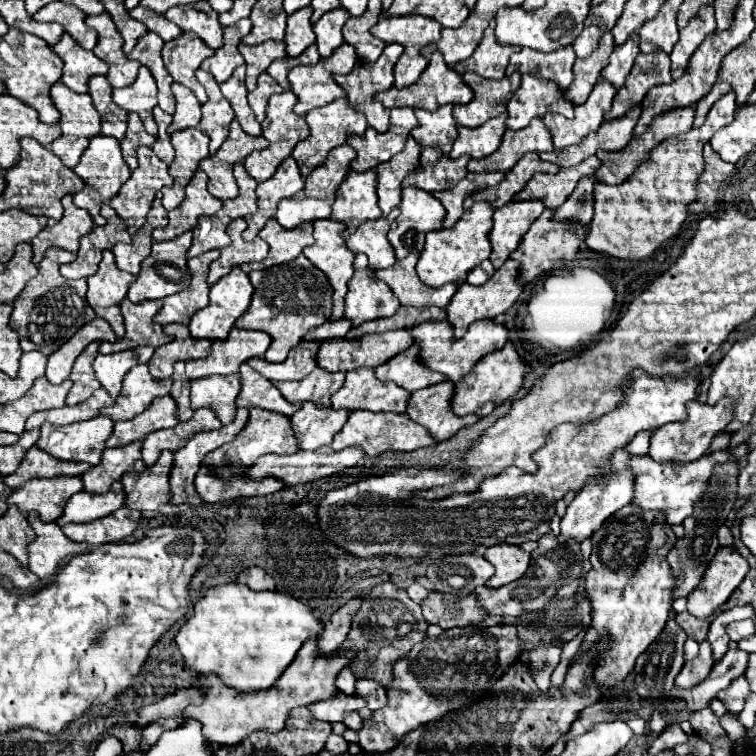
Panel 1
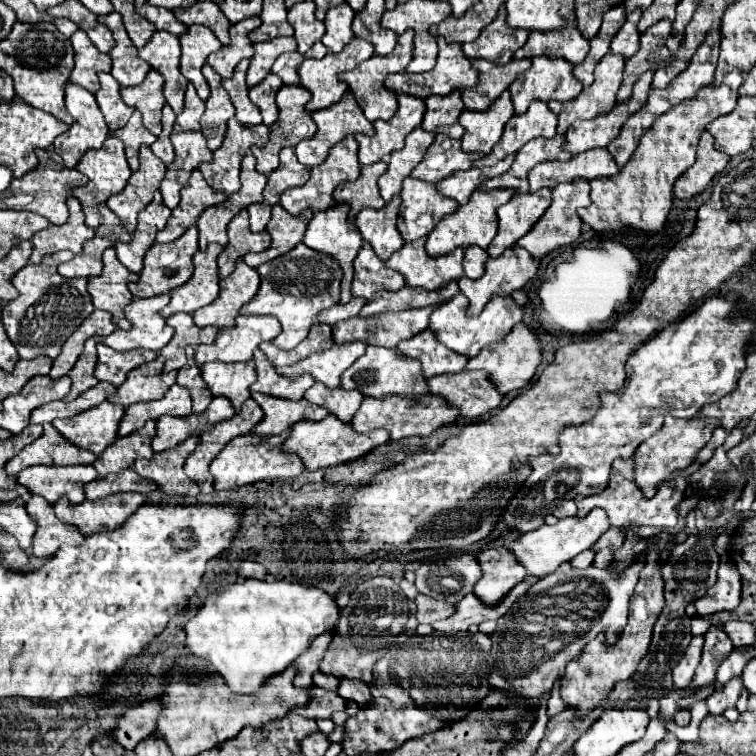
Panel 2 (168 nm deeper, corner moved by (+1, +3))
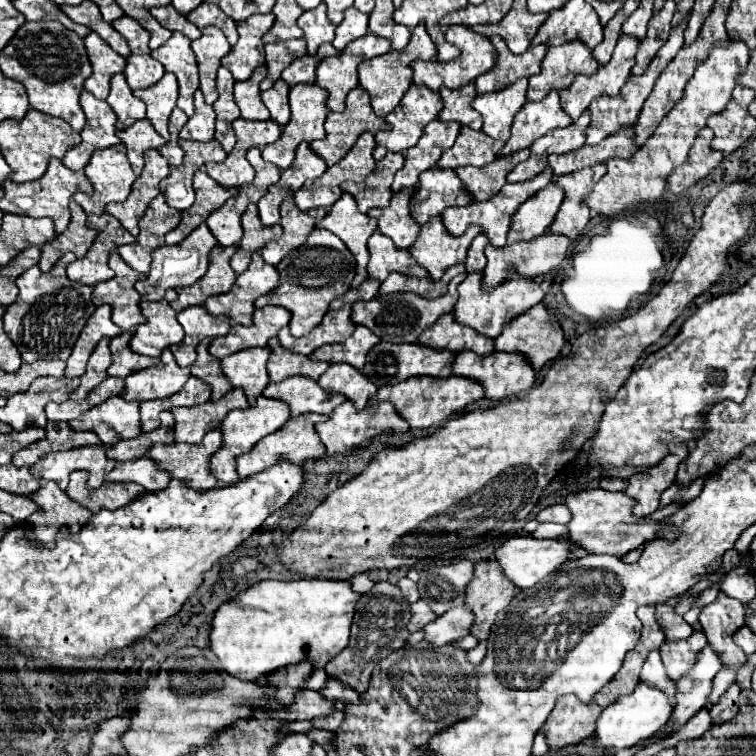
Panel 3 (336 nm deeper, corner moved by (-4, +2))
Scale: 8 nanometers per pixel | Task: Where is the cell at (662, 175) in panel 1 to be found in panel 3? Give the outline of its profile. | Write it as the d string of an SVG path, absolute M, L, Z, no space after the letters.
M727 36L715 46L709 48L709 54L699 66L695 66L695 74L685 86L683 98L673 106L673 110L661 120L653 136L631 156L631 158L609 158L605 176L591 188L591 192L583 198L583 202L605 216L615 216L627 210L631 204L657 202L663 196L667 186L667 174L681 166L687 160L687 154L693 146L693 140L711 114L719 114L731 98L731 90L737 84L737 76L743 74L749 62L749 48L743 46L741 40Z

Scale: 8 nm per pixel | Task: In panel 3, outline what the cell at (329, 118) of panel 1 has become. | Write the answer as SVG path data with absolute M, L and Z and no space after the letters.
M361 86L353 88L349 94L347 94L347 106L343 112L329 112L327 116L327 122L325 122L325 130L327 130L327 136L323 140L315 140L311 142L311 148L325 160L331 164L337 164L351 148L353 144L357 142L357 138L363 134L363 132L377 132L377 130L387 130L389 124L385 122L385 118L377 116L371 108L371 100L369 100L369 94L367 90L363 90Z

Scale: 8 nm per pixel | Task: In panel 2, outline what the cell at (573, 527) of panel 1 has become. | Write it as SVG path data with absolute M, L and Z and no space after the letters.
M596 507L582 519L578 519L578 517L564 517L556 525L542 525L536 531L524 533L520 537L520 541L510 551L528 569L528 575L540 579L540 577L552 573L562 561L570 561L572 557L576 557L584 549L590 549L600 539L600 535L608 531L608 527L610 527L610 521L608 521L606 511Z

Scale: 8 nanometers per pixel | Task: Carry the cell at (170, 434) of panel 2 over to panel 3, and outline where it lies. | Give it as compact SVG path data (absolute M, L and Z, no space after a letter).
M233 388L229 390L223 398L211 402L203 402L199 406L183 406L183 408L175 408L173 416L175 416L175 442L201 442L203 436L213 430L215 426L219 426L223 422L223 418L235 410L235 408L249 408L247 396L243 392L243 388Z

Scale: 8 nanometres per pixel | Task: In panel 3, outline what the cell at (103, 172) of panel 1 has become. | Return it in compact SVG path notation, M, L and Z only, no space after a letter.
M123 144L95 150L85 166L85 174L93 190L99 192L105 202L123 202L129 196L135 180Z

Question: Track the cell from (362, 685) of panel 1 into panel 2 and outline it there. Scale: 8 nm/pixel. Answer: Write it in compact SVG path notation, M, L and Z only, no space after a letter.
M340 679L340 687L338 687L338 695L348 699L348 701L356 701L360 707L370 705L370 685L358 679Z

